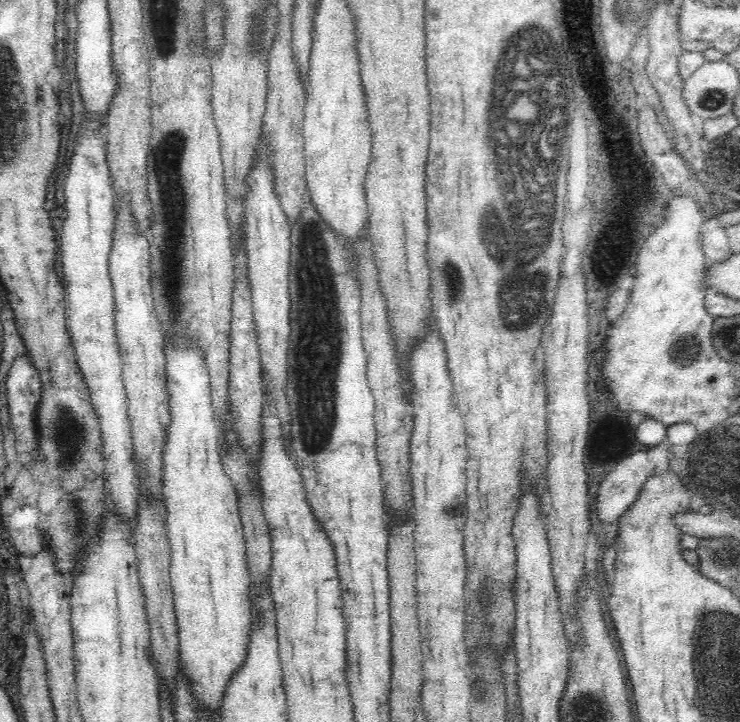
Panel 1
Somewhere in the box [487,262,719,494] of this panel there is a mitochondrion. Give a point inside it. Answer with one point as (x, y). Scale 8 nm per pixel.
(682, 349)

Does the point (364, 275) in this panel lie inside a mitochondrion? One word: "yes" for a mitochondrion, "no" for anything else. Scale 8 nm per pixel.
no

